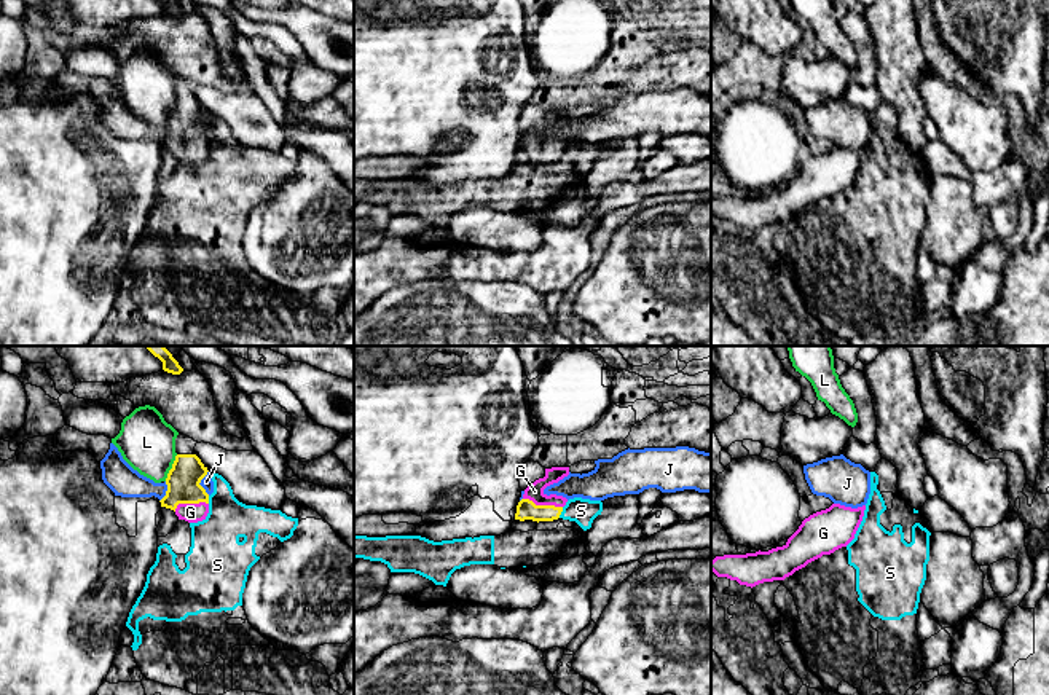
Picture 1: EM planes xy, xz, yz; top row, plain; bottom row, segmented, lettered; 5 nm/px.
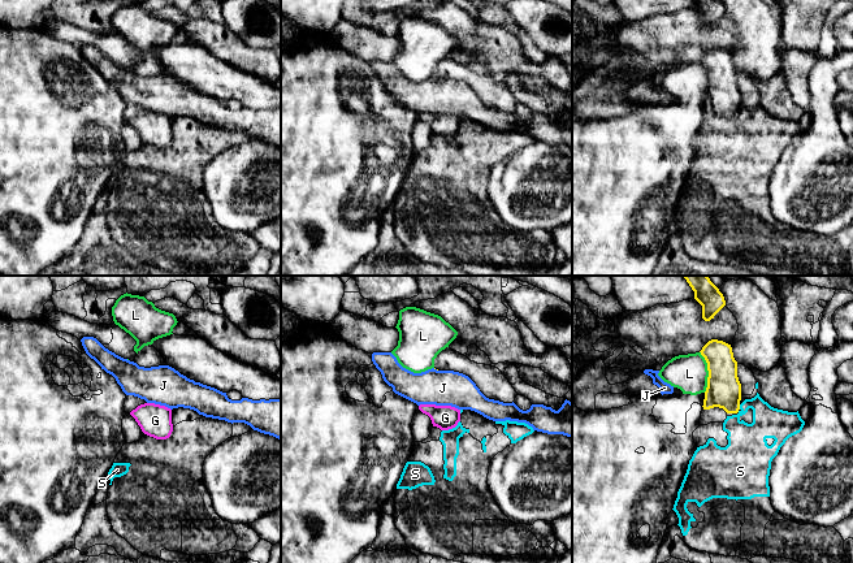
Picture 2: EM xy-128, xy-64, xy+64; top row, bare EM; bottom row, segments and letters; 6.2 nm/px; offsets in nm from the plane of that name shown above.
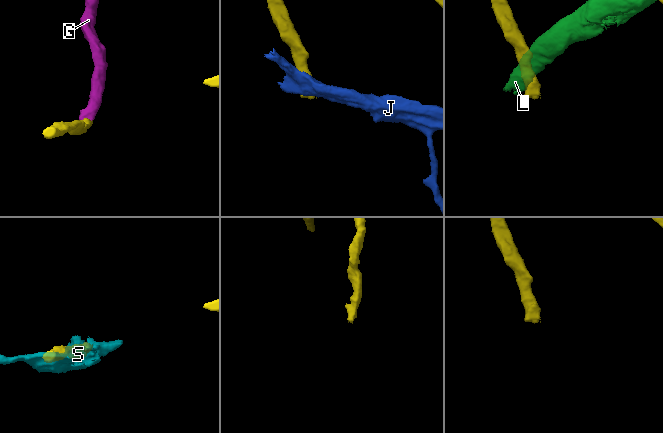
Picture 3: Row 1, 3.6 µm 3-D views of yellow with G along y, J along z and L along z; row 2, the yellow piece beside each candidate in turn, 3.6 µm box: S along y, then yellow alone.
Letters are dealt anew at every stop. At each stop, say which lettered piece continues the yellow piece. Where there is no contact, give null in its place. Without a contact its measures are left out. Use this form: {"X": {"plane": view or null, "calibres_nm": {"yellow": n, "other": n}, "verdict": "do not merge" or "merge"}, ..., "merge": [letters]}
{"G": {"plane": "xz", "calibres_nm": {"yellow": 100, "other": 90}, "verdict": "merge"}, "J": {"plane": "xy", "calibres_nm": {"yellow": 170, "other": 60}, "verdict": "do not merge"}, "L": {"plane": "xy", "calibres_nm": {"yellow": 170, "other": 280}, "verdict": "do not merge"}, "S": {"plane": "xz", "calibres_nm": {"yellow": 100, "other": 130}, "verdict": "do not merge"}, "merge": ["G"]}

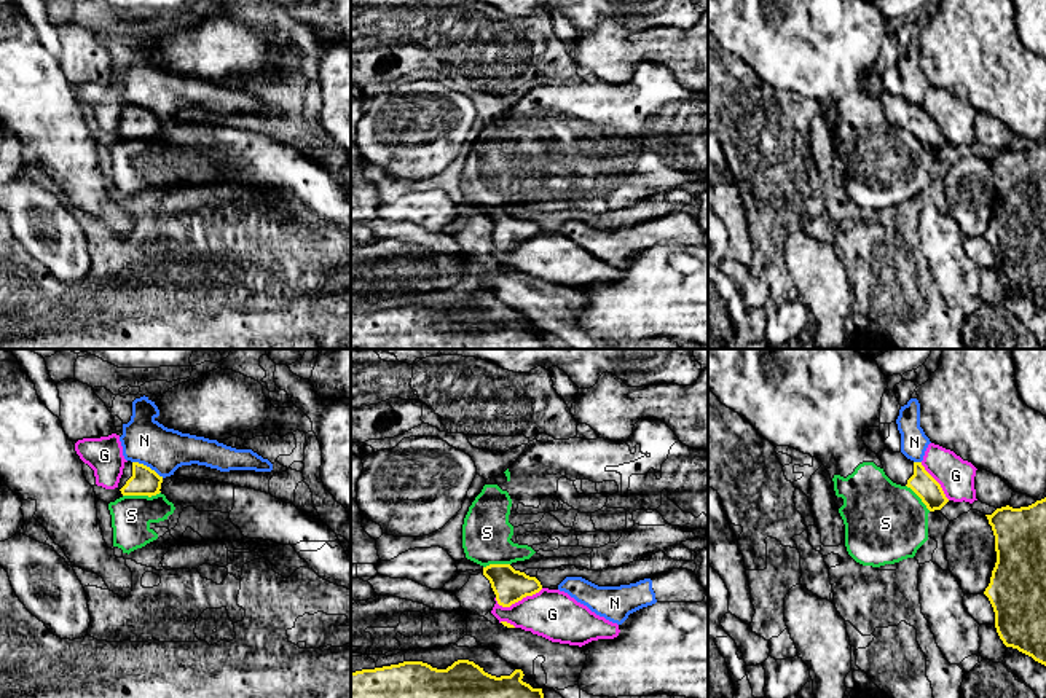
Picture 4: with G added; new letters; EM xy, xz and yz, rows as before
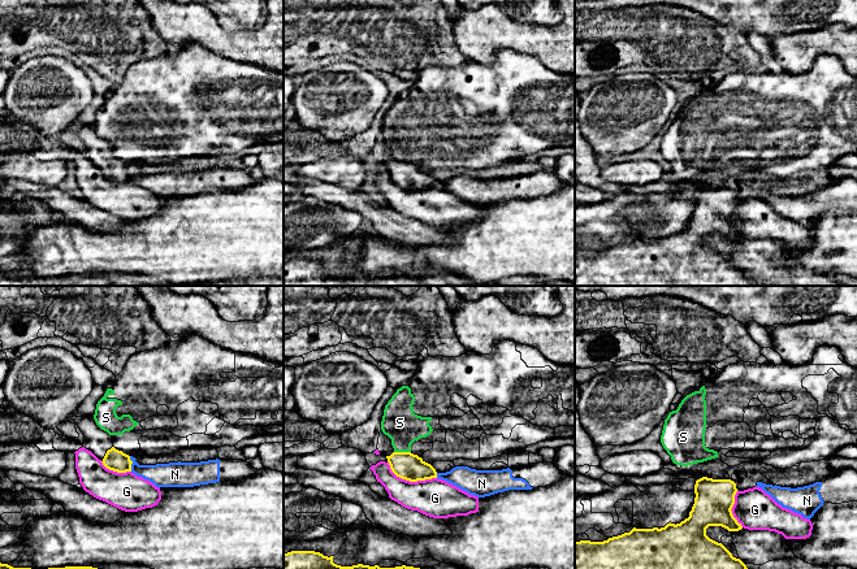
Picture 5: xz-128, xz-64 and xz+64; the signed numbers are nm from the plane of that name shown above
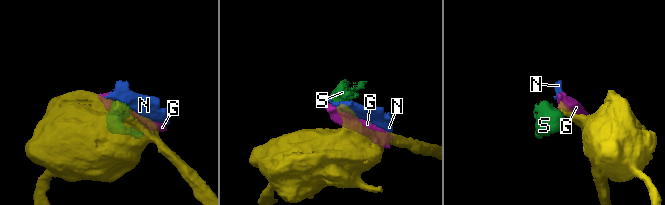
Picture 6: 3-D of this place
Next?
{"G": {"plane": "xz", "calibres_nm": {"yellow": 170, "other": 260}, "verdict": "do not merge"}, "N": {"plane": "xy", "calibres_nm": {"yellow": 140, "other": 240}, "verdict": "do not merge"}, "S": {"plane": "xy", "calibres_nm": {"yellow": 140, "other": 200}, "verdict": "do not merge"}, "merge": []}

